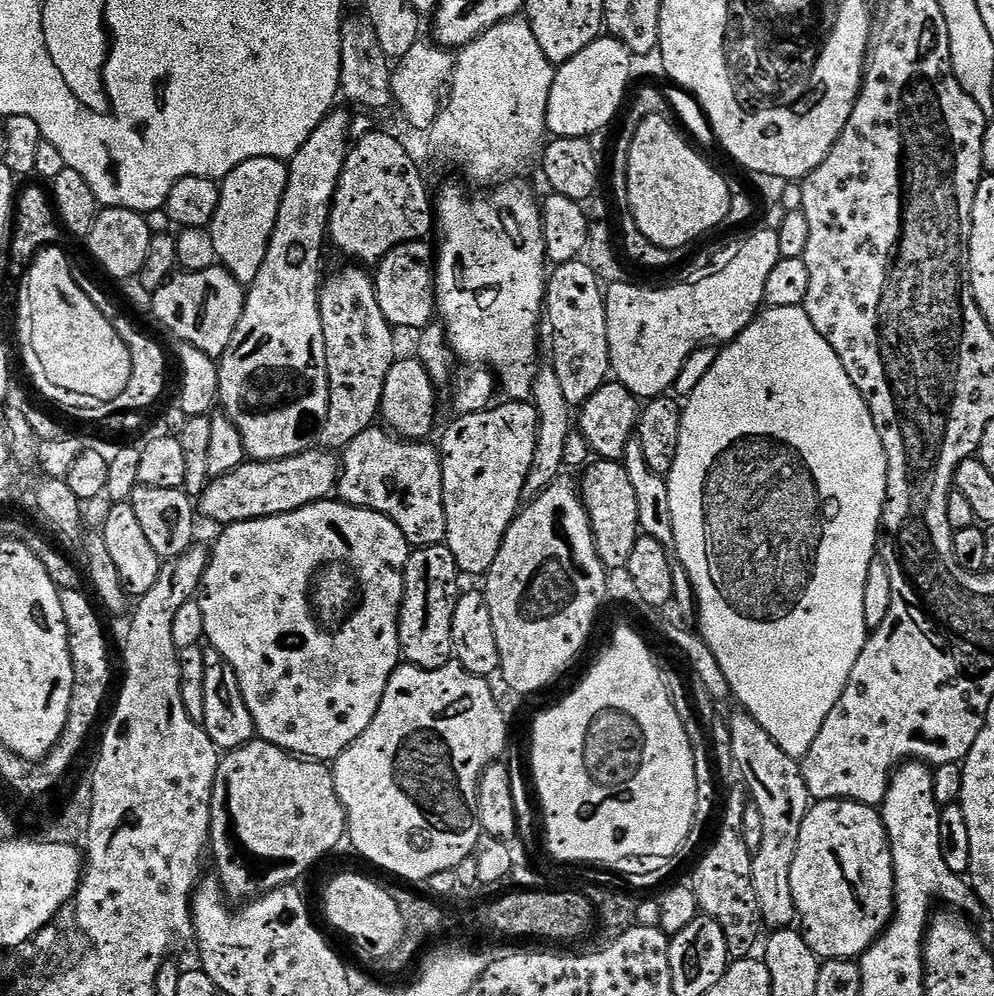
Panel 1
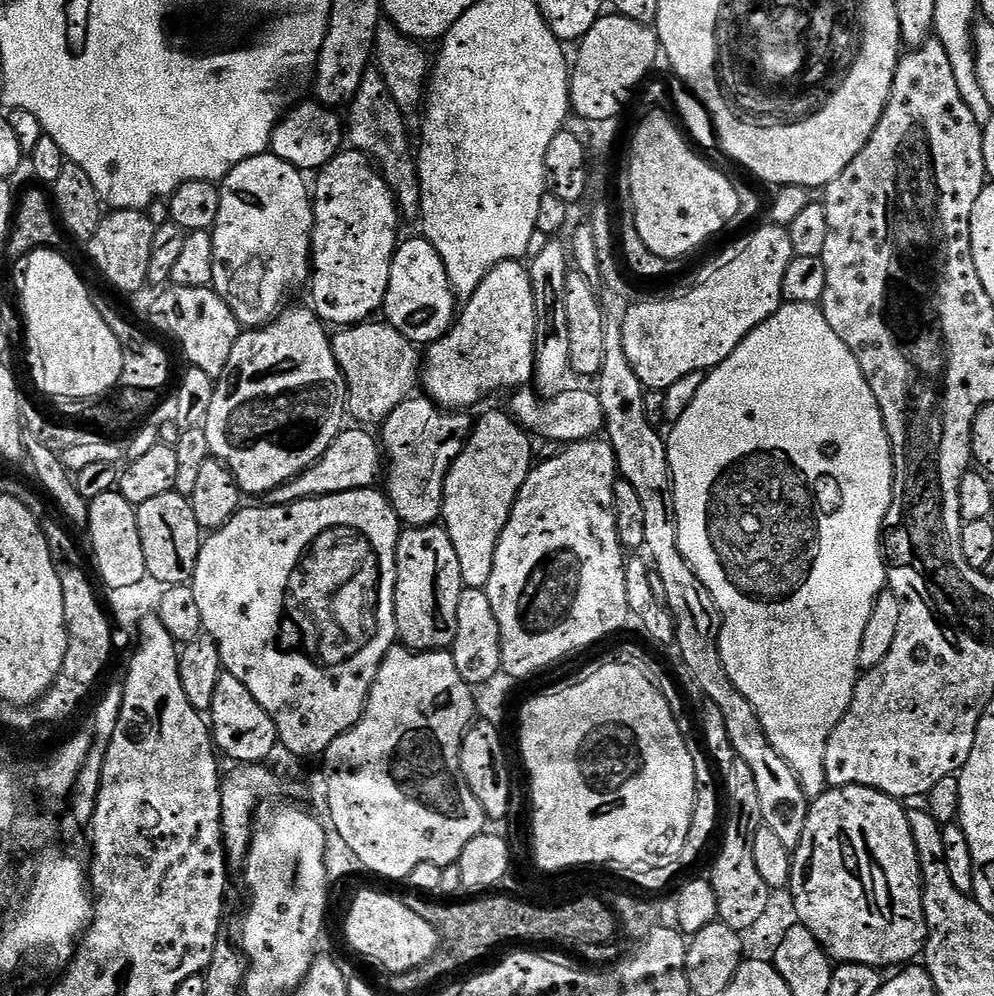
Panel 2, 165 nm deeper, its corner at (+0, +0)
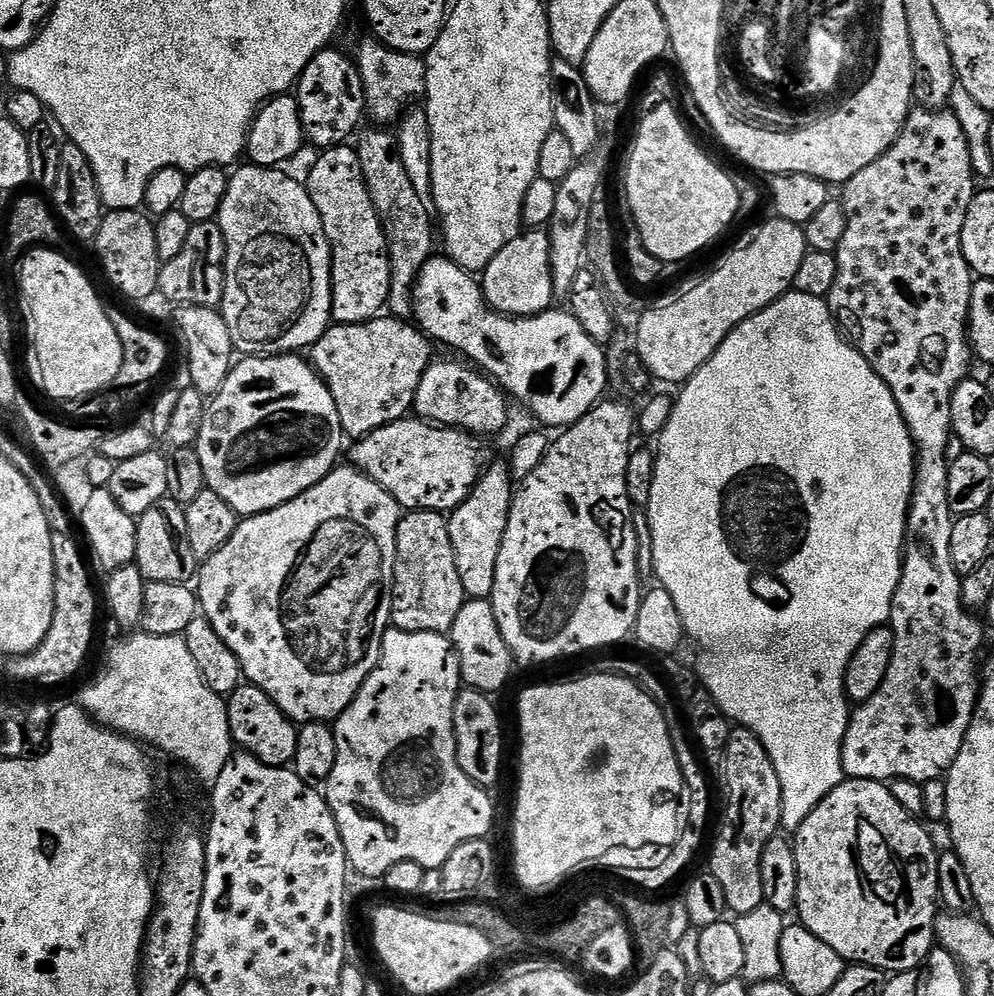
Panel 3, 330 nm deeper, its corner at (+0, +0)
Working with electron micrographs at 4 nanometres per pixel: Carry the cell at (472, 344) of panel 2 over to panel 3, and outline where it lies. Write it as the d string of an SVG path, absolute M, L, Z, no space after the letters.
M524 230L515 236L482 273L486 302L503 316L537 316L549 311L554 304L554 278L550 270L550 238L544 230Z

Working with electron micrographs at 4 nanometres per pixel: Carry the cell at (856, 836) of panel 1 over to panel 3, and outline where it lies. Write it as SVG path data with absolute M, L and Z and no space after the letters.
M848 778L814 806L810 818L794 834L799 923L814 938L822 938L845 962L874 966L889 974L913 972L927 960L937 943L940 852L920 822L894 798L887 783Z

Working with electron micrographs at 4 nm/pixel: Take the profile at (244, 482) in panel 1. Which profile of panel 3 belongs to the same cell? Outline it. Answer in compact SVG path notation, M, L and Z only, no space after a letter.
M419 418L396 420L368 436L359 437L353 444L356 445L352 448L351 467L378 482L382 490L397 500L401 509L409 512L451 514L466 502L493 459L481 437Z

